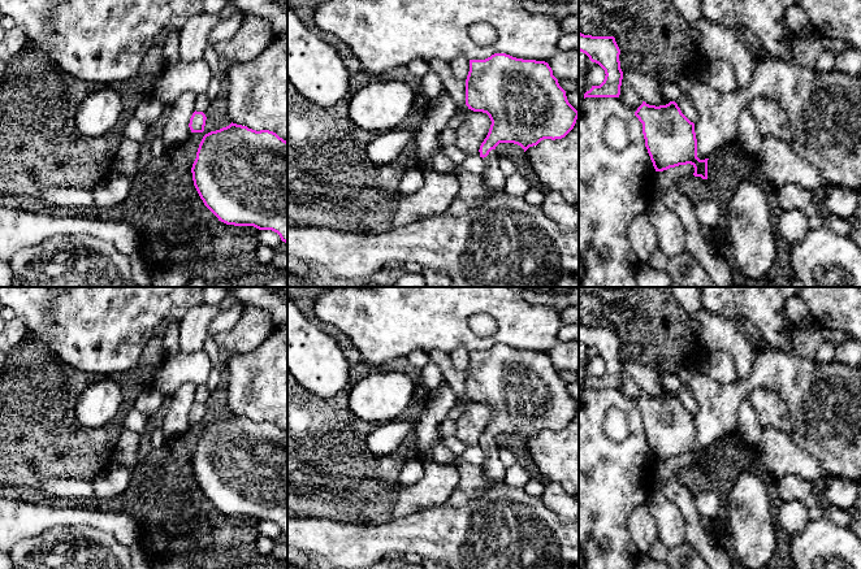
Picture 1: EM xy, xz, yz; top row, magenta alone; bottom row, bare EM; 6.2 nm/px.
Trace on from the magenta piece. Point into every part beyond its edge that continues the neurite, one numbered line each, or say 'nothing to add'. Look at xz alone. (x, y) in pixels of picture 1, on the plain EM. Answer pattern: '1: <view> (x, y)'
1: xz (494, 470)

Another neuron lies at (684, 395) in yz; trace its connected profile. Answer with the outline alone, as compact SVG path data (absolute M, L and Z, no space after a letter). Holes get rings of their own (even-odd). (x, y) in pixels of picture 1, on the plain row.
M682 388L676 392L678 398L680 399L682 404L693 413L697 409L697 403L691 395L691 392L687 388Z

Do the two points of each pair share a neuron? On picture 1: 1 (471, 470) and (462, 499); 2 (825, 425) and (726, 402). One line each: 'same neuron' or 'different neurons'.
1: same neuron
2: same neuron

